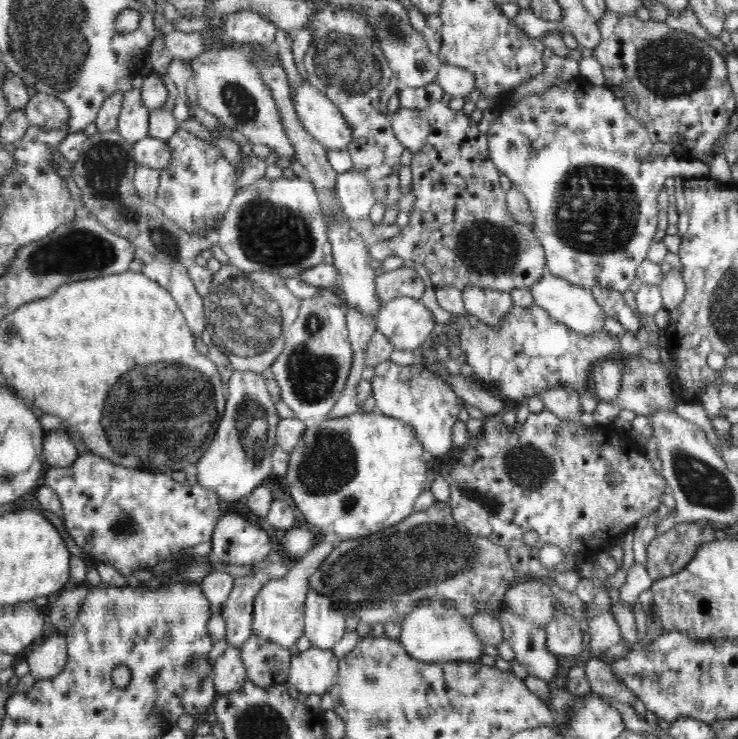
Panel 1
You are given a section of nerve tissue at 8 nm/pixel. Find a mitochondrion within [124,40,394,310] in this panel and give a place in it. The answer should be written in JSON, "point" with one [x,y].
{"point":[269,234]}

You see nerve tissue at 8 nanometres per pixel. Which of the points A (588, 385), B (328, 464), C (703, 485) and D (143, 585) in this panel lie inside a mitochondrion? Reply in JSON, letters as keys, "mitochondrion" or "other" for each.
{"A":"other","B":"mitochondrion","C":"mitochondrion","D":"other"}

